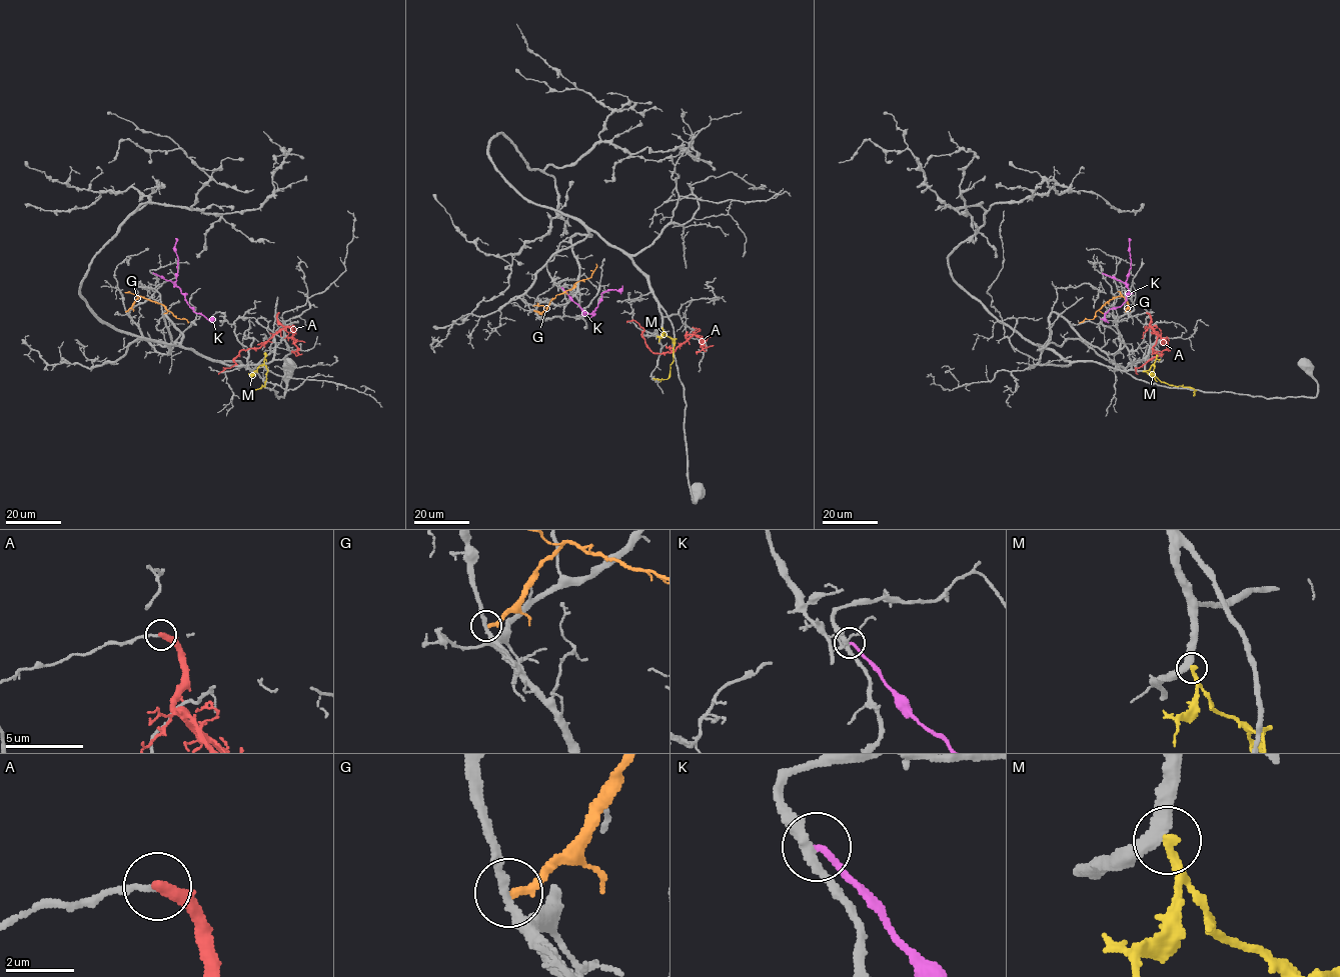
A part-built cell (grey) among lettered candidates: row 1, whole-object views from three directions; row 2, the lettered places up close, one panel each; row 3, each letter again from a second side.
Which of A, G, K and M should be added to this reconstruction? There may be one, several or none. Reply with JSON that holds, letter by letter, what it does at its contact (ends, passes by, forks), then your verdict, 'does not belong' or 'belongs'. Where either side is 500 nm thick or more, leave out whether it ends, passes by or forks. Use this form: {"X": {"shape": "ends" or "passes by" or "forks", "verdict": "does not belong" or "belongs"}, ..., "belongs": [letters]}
{"A": {"shape": "ends", "verdict": "does not belong"}, "G": {"shape": "ends", "verdict": "does not belong"}, "K": {"shape": "ends", "verdict": "does not belong"}, "M": {"shape": "ends", "verdict": "does not belong"}, "belongs": []}

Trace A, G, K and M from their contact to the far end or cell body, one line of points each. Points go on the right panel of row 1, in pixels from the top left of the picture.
A: (1147, 312), (1149, 326), (1167, 344), (1168, 349), (1135, 369), (1137, 374)
G: (1125, 311), (1127, 301), (1118, 296), (1105, 303), (1093, 319), (1079, 323)
K: (1102, 273), (1122, 281), (1128, 293), (1121, 306), (1111, 308), (1105, 315), (1105, 320), (1101, 319)
M: (1143, 371), (1154, 366), (1154, 375), (1161, 381), (1191, 387), (1194, 395)

